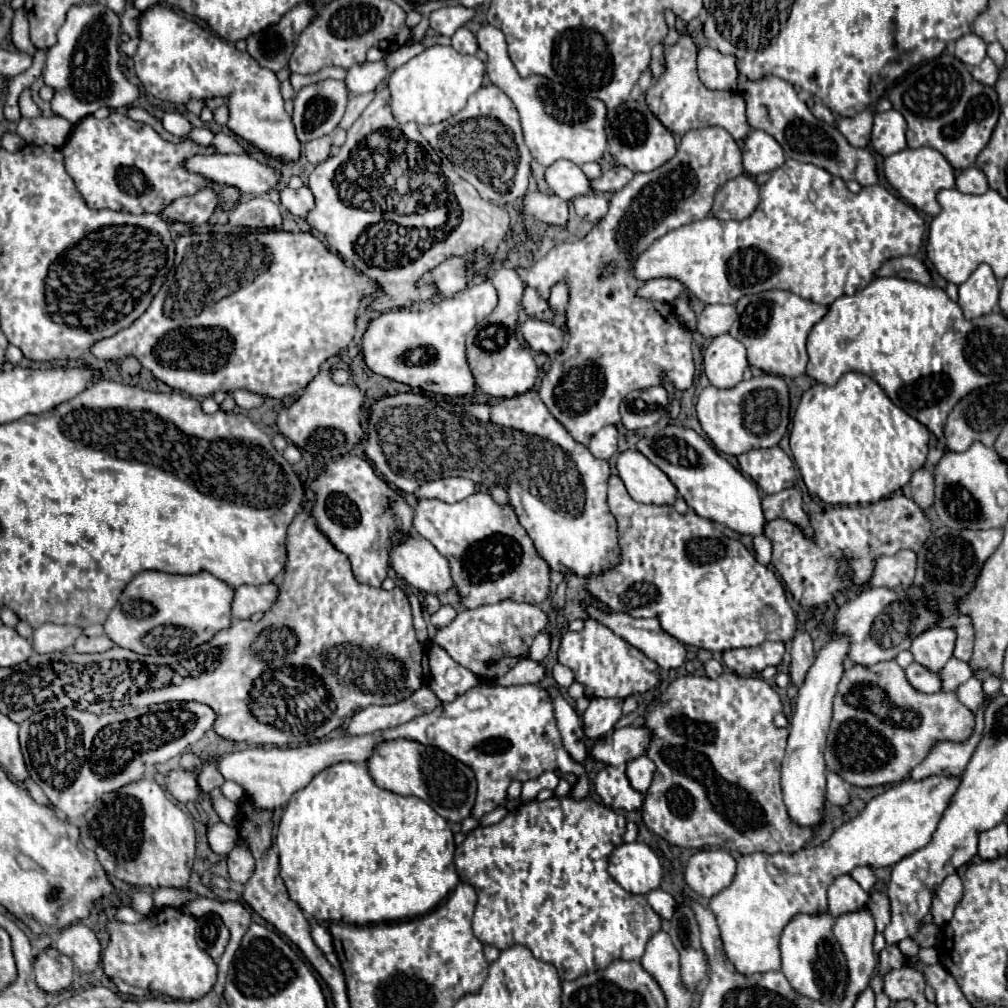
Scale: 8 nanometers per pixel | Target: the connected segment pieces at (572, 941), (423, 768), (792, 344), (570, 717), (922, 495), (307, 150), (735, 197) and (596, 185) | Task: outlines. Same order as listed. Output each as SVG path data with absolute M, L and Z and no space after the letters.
M572 793L546 801L530 799L510 811L500 823L472 829L464 843L456 847L454 863L460 881L472 885L478 893L472 919L474 935L482 943L498 949L526 945L536 959L556 967L560 981L602 971L602 967L608 967L614 959L638 963L650 937L660 931L660 917L652 911L646 897L624 891L608 875L608 857L622 845L624 831L626 819L622 813L596 803L592 797L576 801Z
M414 739L382 741L378 747L374 747L374 755L370 755L366 767L378 787L398 795L420 797L448 821L460 823L470 815L476 797L474 773L462 761L446 755L444 751L438 751L438 747L426 747L422 743L414 743Z
M764 291L758 295L746 295L736 303L738 319L730 329L730 335L738 339L748 353L748 363L764 373L780 377L798 377L806 371L806 337L810 329L826 315L826 307L806 301L790 291Z
M556 687L548 689L554 701L554 709L556 709L556 721L558 721L558 729L564 741L566 751L576 759L576 761L584 761L586 753L586 745L584 745L584 731L580 725L580 719L576 715L576 711L564 701L564 697L558 693Z
M920 467L918 471L914 471L910 487L912 499L928 511L934 503L934 467Z
M330 135L314 139L314 141L310 141L310 143L304 145L304 155L314 165L326 161L330 157L330 151L332 151L332 137Z
M740 175L716 191L712 215L716 219L746 219L756 207L758 183L750 175Z
M616 165L612 167L610 171L606 171L602 177L590 181L590 187L592 191L596 193L604 193L604 191L618 191L622 189L630 179L634 177L634 173L622 165Z

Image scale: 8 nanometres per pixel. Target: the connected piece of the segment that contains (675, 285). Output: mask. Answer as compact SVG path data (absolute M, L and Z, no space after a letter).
M650 279L638 291L638 295L646 297L646 299L652 299L652 301L672 303L674 299L682 297L684 291L686 291L686 287L682 287L682 283L678 283L678 279Z

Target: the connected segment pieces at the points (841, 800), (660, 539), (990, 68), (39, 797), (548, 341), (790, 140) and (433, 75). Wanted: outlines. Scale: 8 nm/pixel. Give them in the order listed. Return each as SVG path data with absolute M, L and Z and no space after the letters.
M828 771L828 789L826 789L826 799L834 805L844 805L848 803L848 789L846 789L846 781L834 773Z
M612 475L608 481L608 505L618 521L620 561L612 569L590 575L584 581L586 591L610 611L626 613L636 619L656 617L662 629L678 641L718 653L760 645L764 641L790 641L794 637L796 617L786 601L780 581L774 571L760 565L738 539L726 537L694 511L682 515L672 505L660 507L636 503L618 475Z
M986 57L980 65L976 65L972 69L972 77L982 85L994 85L998 79L998 67L994 65L994 61L990 57Z
M26 777L22 783L24 783L26 791L30 793L30 797L32 797L34 801L38 801L38 803L42 803L42 805L50 805L50 801L48 801L48 799L46 799L46 795L42 793L42 789L40 789L40 787L30 779L30 777Z
M526 319L520 323L520 333L532 351L558 353L564 345L564 331L552 323Z
M766 75L756 81L742 79L738 89L742 91L742 97L746 101L750 127L772 135L780 143L780 147L784 149L786 157L796 159L800 163L814 163L814 165L826 169L828 173L842 177L844 181L856 179L860 185L876 185L878 183L876 159L874 159L872 151L850 147L846 137L836 127L816 119L810 113L808 105L796 95L796 91L790 83L786 83L780 77Z
M442 45L428 47L406 65L394 69L388 77L392 113L400 123L416 121L418 125L432 125L450 119L462 111L468 97L482 87L484 73L486 65L476 55L464 55Z

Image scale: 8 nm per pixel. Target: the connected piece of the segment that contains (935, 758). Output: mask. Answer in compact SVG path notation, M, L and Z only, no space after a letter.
M984 707L976 713L976 727L972 735L964 741L938 741L928 755L910 771L910 779L918 781L930 775L962 775L970 755L974 755L974 747L978 747L978 739L982 739L982 723L984 723Z

